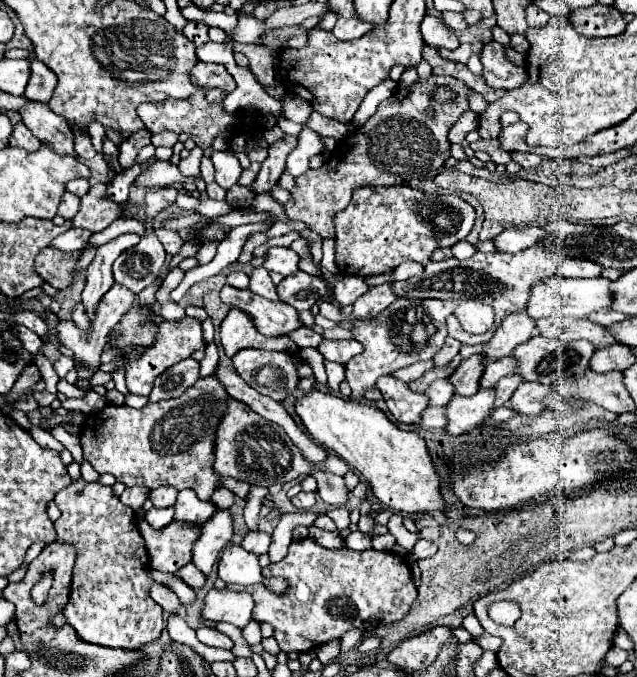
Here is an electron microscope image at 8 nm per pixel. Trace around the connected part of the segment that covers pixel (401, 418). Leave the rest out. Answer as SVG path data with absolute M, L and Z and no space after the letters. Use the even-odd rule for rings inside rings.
M386 374L378 380L376 388L384 394L388 410L392 412L392 416L398 422L404 424L416 424L422 418L422 412L428 406L428 396L414 392L408 388L406 382L402 382L400 378Z

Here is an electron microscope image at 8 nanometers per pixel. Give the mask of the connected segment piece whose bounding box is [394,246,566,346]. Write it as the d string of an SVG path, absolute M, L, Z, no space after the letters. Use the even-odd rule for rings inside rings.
M542 246L526 248L526 250L516 252L516 254L476 252L468 260L450 258L450 260L442 260L442 262L430 262L426 266L424 274L408 278L404 282L394 282L394 292L398 292L398 296L404 296L404 298L448 298L448 300L482 300L482 302L488 302L494 308L496 322L494 322L494 328L490 328L486 334L476 336L476 334L462 330L456 316L450 316L446 320L448 322L448 334L452 338L458 338L462 344L472 344L472 346L474 344L488 344L492 340L494 332L498 330L498 326L502 324L502 320L508 314L526 306L532 286L558 274L558 268L564 262L564 258L566 256L560 250L548 250Z

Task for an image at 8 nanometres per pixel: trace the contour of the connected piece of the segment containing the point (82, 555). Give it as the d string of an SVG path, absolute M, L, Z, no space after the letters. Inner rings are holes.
M84 478L74 480L68 488L64 488L62 492L58 492L58 496L54 496L54 502L56 502L56 506L58 506L60 512L62 512L62 516L54 522L56 532L58 532L58 542L60 542L60 544L72 544L72 546L76 548L76 564L74 564L74 572L72 572L70 600L68 600L68 604L66 604L66 608L64 608L64 616L66 616L66 620L70 622L70 626L78 632L78 636L80 636L82 640L92 642L92 644L110 646L110 648L128 648L128 650L136 650L136 648L140 648L140 646L144 646L144 644L156 642L156 640L160 638L162 630L164 630L164 612L162 612L162 608L150 598L150 588L152 588L154 580L150 578L150 570L152 570L152 568L150 568L150 560L148 560L148 552L146 552L144 538L142 538L142 534L138 532L138 526L136 526L136 522L138 522L136 512L134 512L130 506L122 504L120 498L112 492L110 486L102 486L100 482L86 482Z

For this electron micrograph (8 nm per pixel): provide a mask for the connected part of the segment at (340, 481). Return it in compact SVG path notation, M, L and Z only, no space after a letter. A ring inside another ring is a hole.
M312 472L312 476L318 480L318 496L332 506L344 506L348 502L350 490L344 484L344 478L330 474L330 472Z

